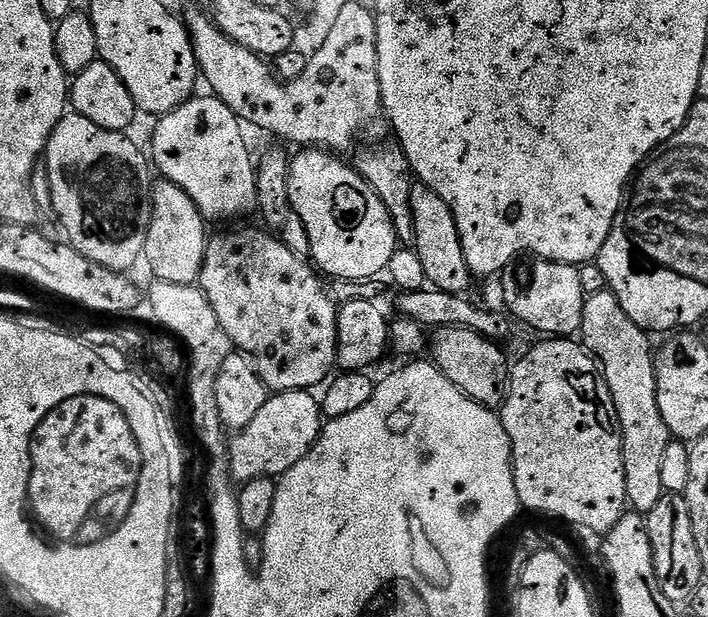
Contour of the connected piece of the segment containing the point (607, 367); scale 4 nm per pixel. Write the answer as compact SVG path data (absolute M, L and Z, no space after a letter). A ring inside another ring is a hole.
M610 290L603 292L593 292L585 299L584 302L584 321L580 327L580 332L584 340L582 344L585 349L598 361L598 367L603 375L606 386L610 390L610 394L614 398L614 410L618 414L618 422L620 423L620 433L624 435L622 438L622 450L624 451L624 465L626 466L626 494L628 495L628 503L635 511L641 514L647 514L650 510L654 510L654 506L658 506L658 498L665 496L665 490L662 486L662 458L666 451L670 439L670 433L666 422L662 422L662 410L658 410L658 390L656 389L656 362L654 359L654 344L650 341L649 333L645 332L644 329L639 328L634 322L630 322L630 318L626 315L626 310L622 310L622 306L618 302L618 298Z

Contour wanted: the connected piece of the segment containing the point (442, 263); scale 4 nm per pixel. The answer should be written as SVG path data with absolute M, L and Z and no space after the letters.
M419 182L412 186L412 217L414 218L414 251L422 258L422 270L426 270L428 284L440 288L444 292L457 294L467 293L468 287L474 283L472 271L466 266L466 258L462 250L462 242L458 234L458 226L454 222L454 214L434 190Z

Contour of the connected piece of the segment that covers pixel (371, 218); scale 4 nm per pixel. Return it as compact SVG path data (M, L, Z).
M315 146L297 152L300 153L290 160L290 202L295 219L304 223L315 267L321 273L329 272L340 280L368 280L379 272L381 275L398 247L396 231L390 214L386 214L386 206L382 206L382 198L374 194L372 187L359 176L351 163L343 164L339 155Z

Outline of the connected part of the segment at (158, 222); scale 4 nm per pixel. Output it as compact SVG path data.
M163 178L152 185L152 217L144 243L143 259L155 279L179 284L196 284L200 278L206 235L206 221L186 190Z

